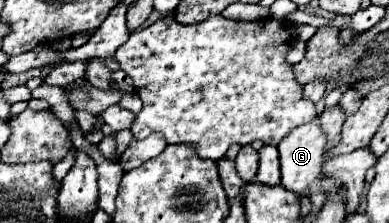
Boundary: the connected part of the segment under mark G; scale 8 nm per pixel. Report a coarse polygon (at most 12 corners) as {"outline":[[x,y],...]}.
{"outline":[[318,117],[278,145],[282,187],[302,195],[318,179],[326,133]]}

